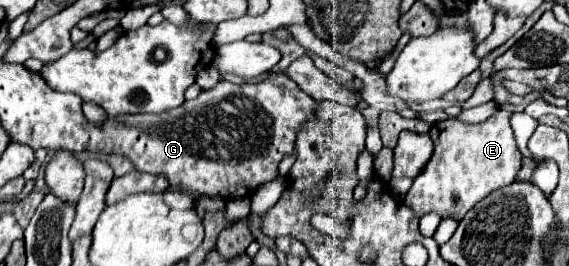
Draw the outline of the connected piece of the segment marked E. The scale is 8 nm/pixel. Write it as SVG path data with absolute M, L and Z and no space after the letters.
M497 109L487 121L471 125L471 123L463 123L459 119L445 119L439 123L431 125L429 137L433 139L435 151L431 155L431 159L427 161L425 169L413 179L413 185L405 197L405 203L413 209L413 213L417 217L423 217L427 213L437 213L441 219L455 219L461 221L463 215L481 199L485 199L485 195L489 195L491 191L511 185L513 181L517 181L517 173L521 169L521 153L517 149L515 143L515 135L511 129L511 111L503 111Z

